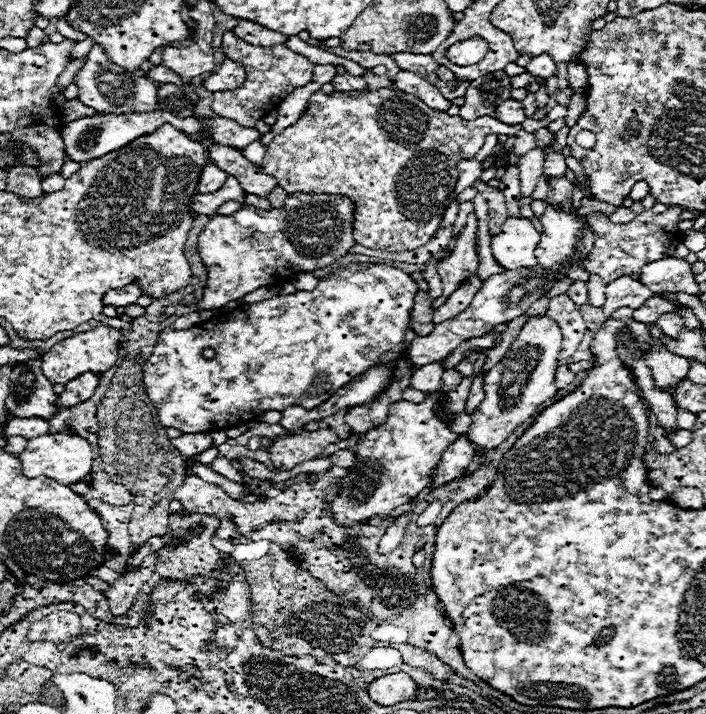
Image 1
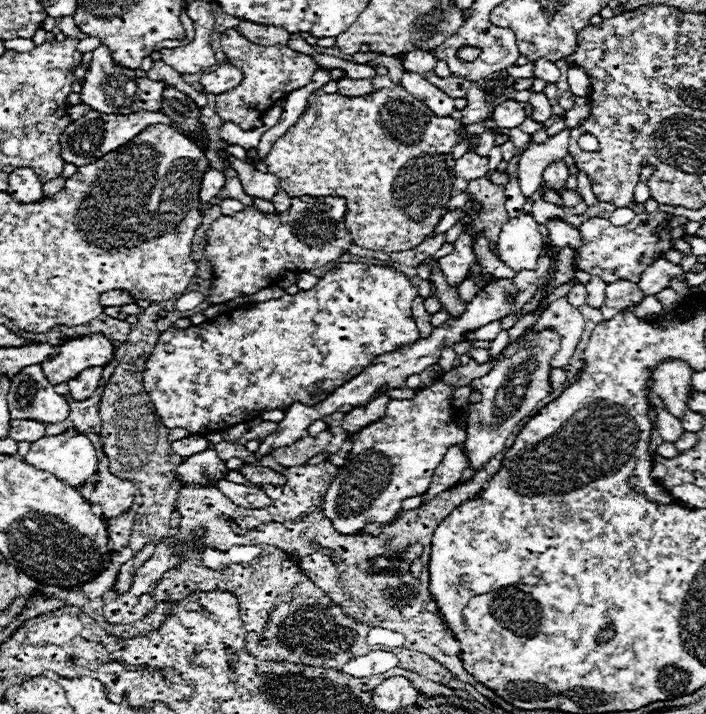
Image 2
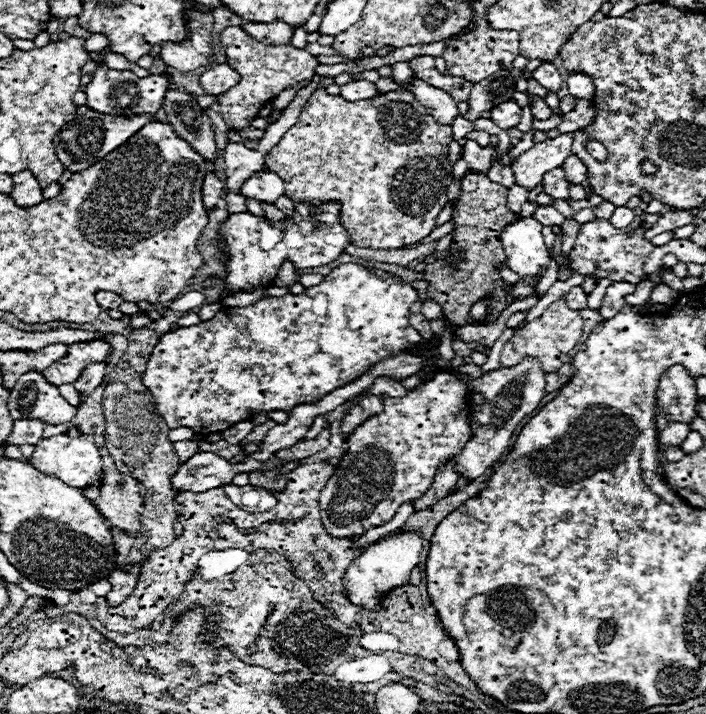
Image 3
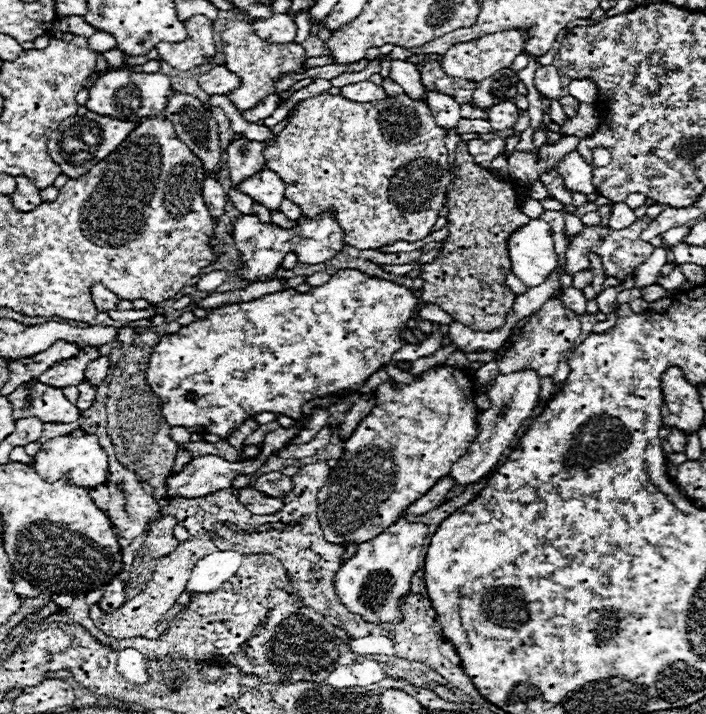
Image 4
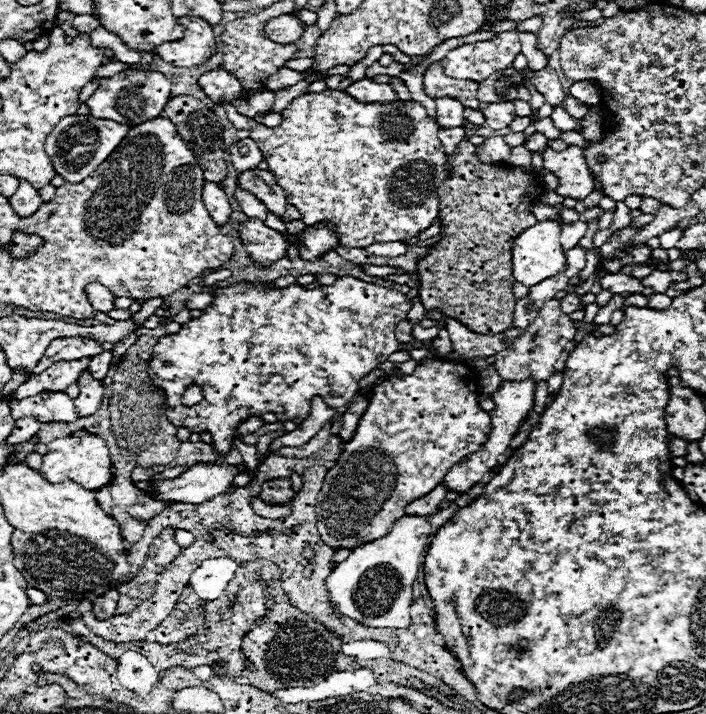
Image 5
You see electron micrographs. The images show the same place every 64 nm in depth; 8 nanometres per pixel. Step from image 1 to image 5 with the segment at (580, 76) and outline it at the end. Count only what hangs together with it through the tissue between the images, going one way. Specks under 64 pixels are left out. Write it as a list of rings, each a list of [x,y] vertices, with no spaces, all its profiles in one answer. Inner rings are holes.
[[[588,80],[574,82],[570,86],[570,92],[568,94],[574,96],[576,100],[584,102],[584,104],[590,104],[590,106],[596,106],[598,100],[600,100],[600,88],[594,82],[588,82]]]

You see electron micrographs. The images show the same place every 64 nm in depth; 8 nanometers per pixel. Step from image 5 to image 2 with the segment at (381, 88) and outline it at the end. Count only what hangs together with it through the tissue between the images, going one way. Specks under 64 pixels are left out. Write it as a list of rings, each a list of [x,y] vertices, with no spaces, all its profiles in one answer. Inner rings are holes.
[[[338,78],[338,94],[346,96],[364,96],[372,92],[372,82],[370,80],[352,80],[352,78]]]

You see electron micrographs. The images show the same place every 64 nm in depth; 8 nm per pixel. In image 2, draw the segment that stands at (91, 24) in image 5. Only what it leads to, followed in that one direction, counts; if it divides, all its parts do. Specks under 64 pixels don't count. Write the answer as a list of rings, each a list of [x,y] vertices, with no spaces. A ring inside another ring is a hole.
[[[68,16],[68,18],[62,18],[60,24],[58,24],[58,28],[60,28],[60,32],[66,34],[68,38],[78,38],[78,40],[82,40],[82,36],[86,36],[86,34],[82,34],[82,32],[78,30],[78,26],[74,24],[74,20],[72,20],[70,16]]]

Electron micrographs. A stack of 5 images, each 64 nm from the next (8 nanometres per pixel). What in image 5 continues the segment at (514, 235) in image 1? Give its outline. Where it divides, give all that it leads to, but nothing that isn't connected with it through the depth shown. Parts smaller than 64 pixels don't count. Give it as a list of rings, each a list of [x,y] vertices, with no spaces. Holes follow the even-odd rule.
[[[544,220],[536,222],[528,230],[520,232],[512,244],[512,266],[514,266],[514,280],[524,284],[524,286],[536,286],[546,278],[556,276],[560,270],[566,268],[566,256],[560,246],[560,230],[562,224]]]

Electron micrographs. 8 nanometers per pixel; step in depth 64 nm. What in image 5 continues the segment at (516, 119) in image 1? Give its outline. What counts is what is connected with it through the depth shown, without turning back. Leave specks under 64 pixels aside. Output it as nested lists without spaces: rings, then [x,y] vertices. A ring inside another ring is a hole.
[[[498,102],[498,104],[488,104],[486,108],[482,108],[484,118],[486,118],[486,126],[492,130],[502,130],[508,128],[510,122],[516,118],[514,112],[514,104],[512,102]]]

